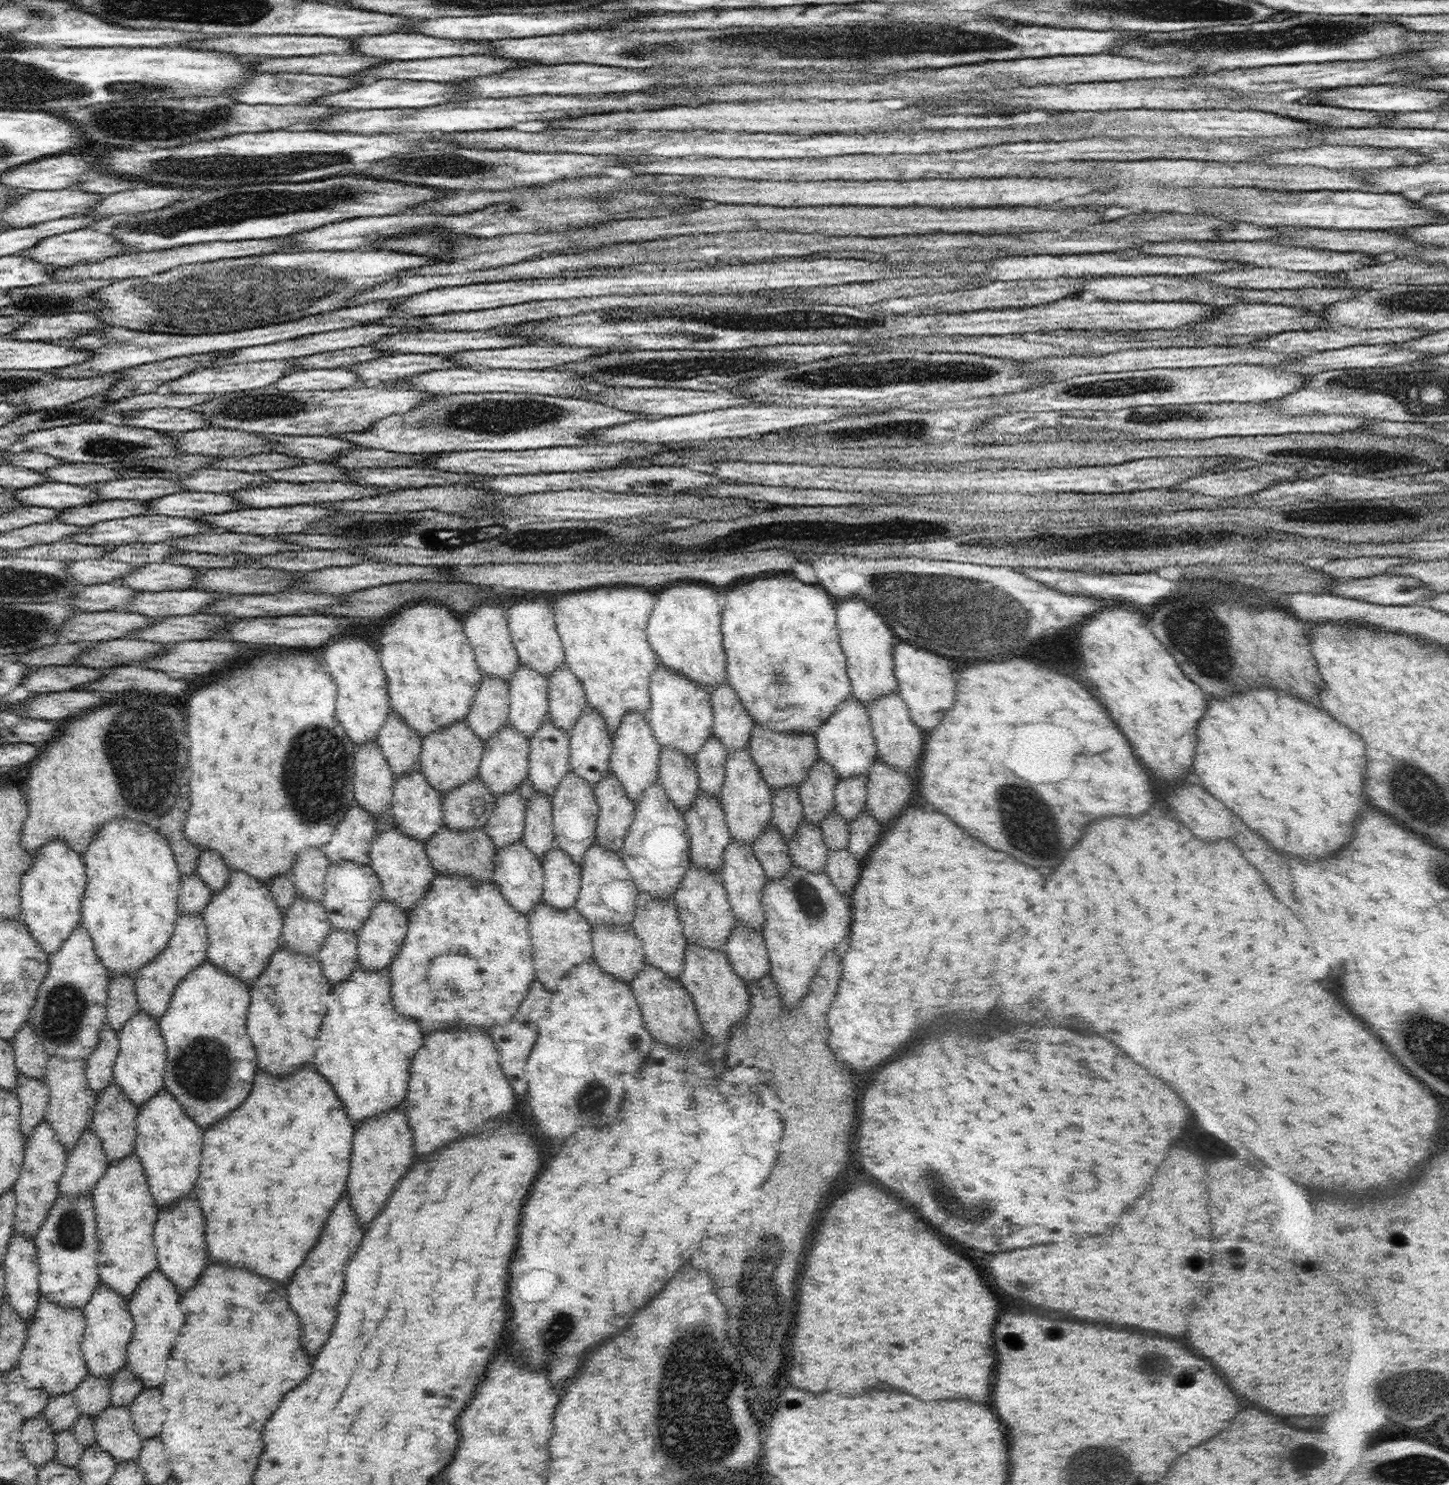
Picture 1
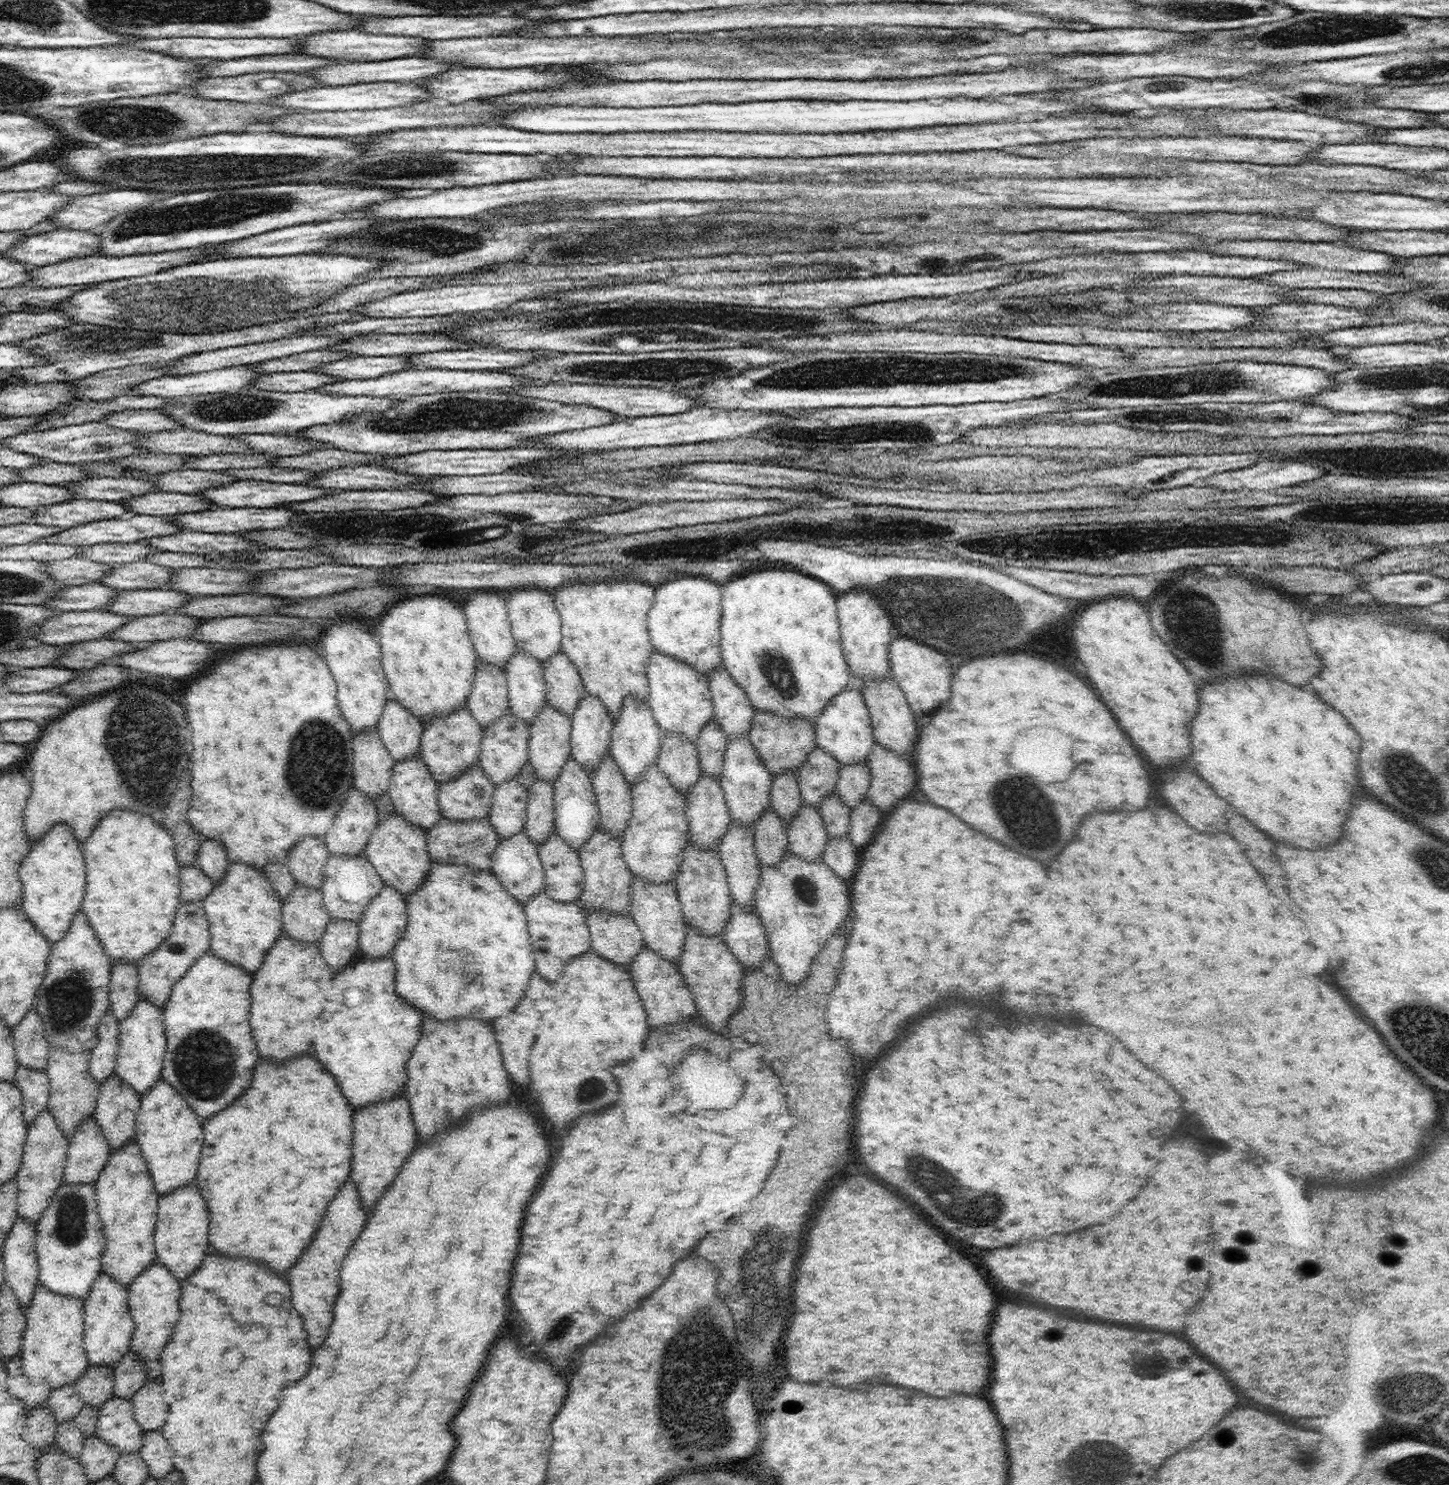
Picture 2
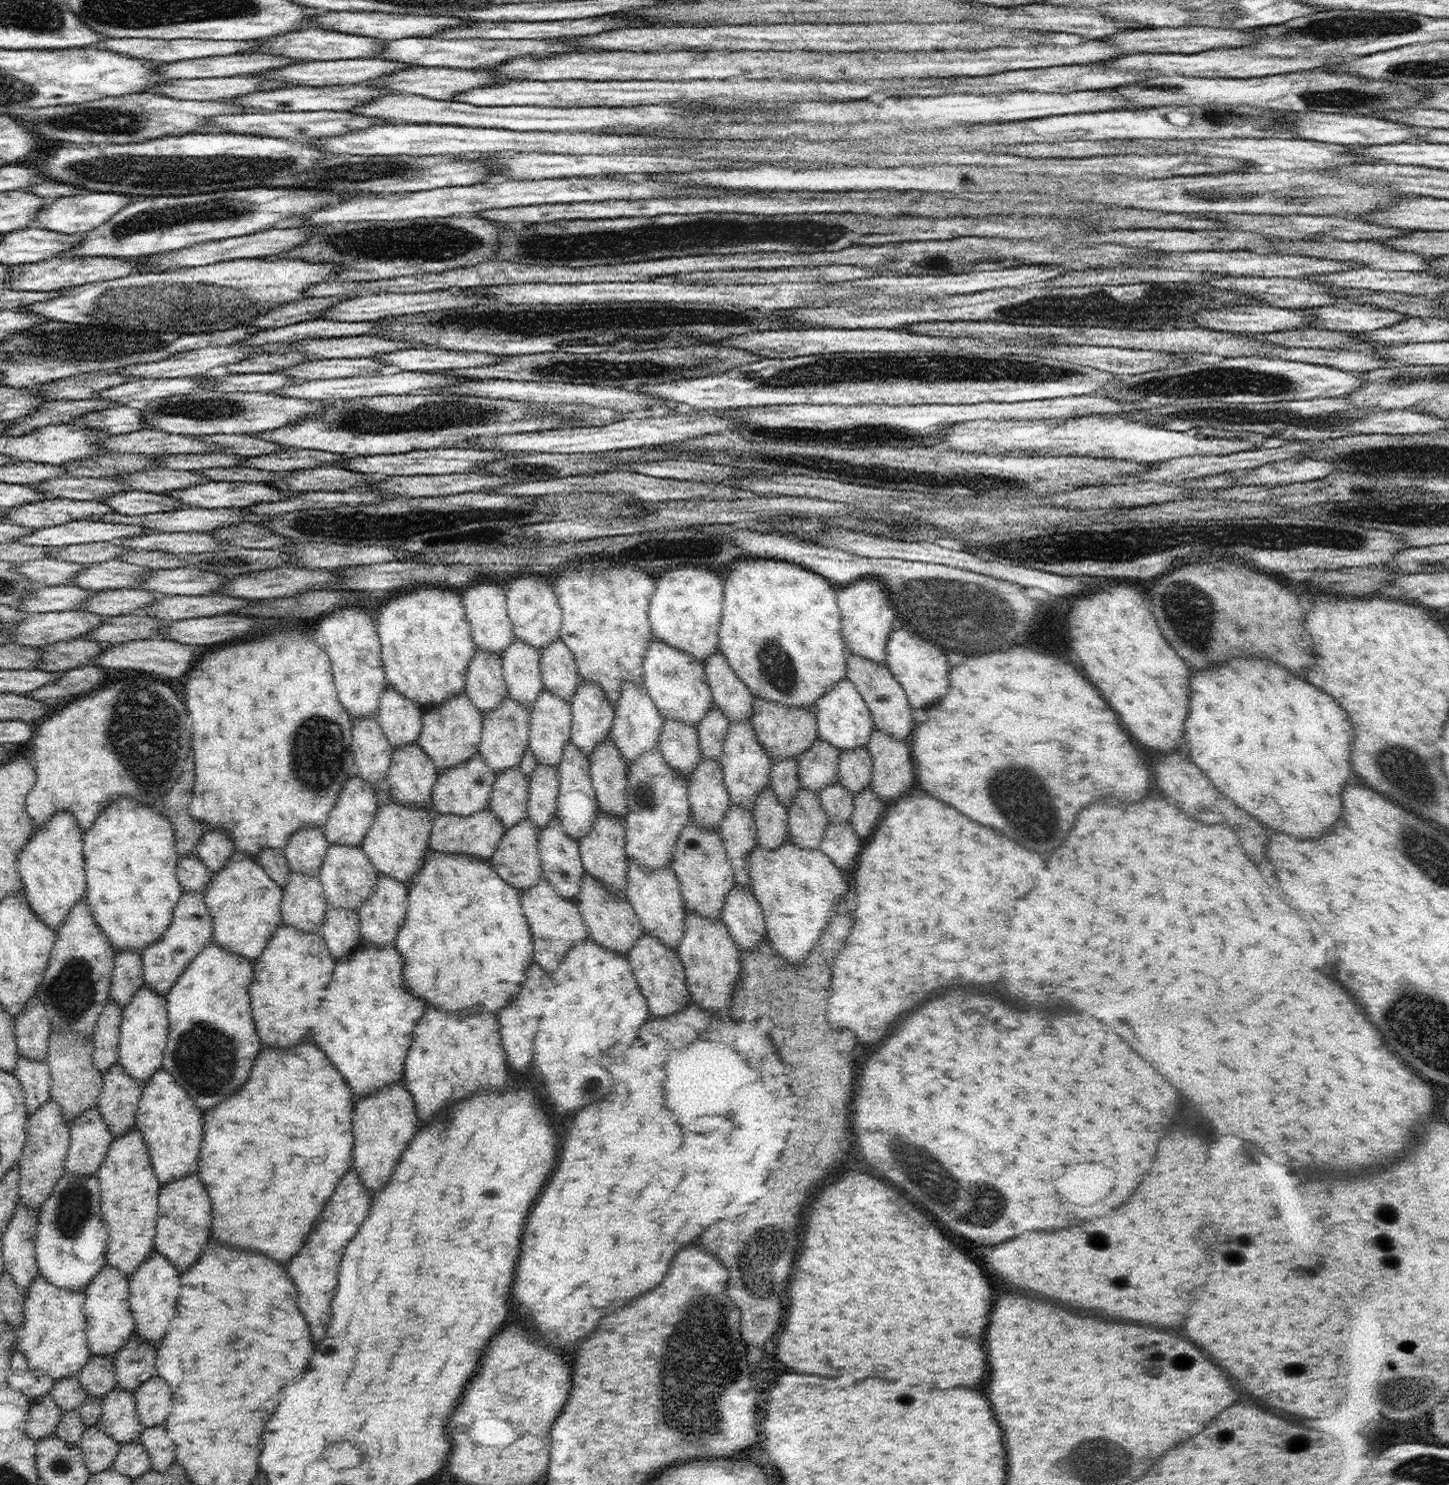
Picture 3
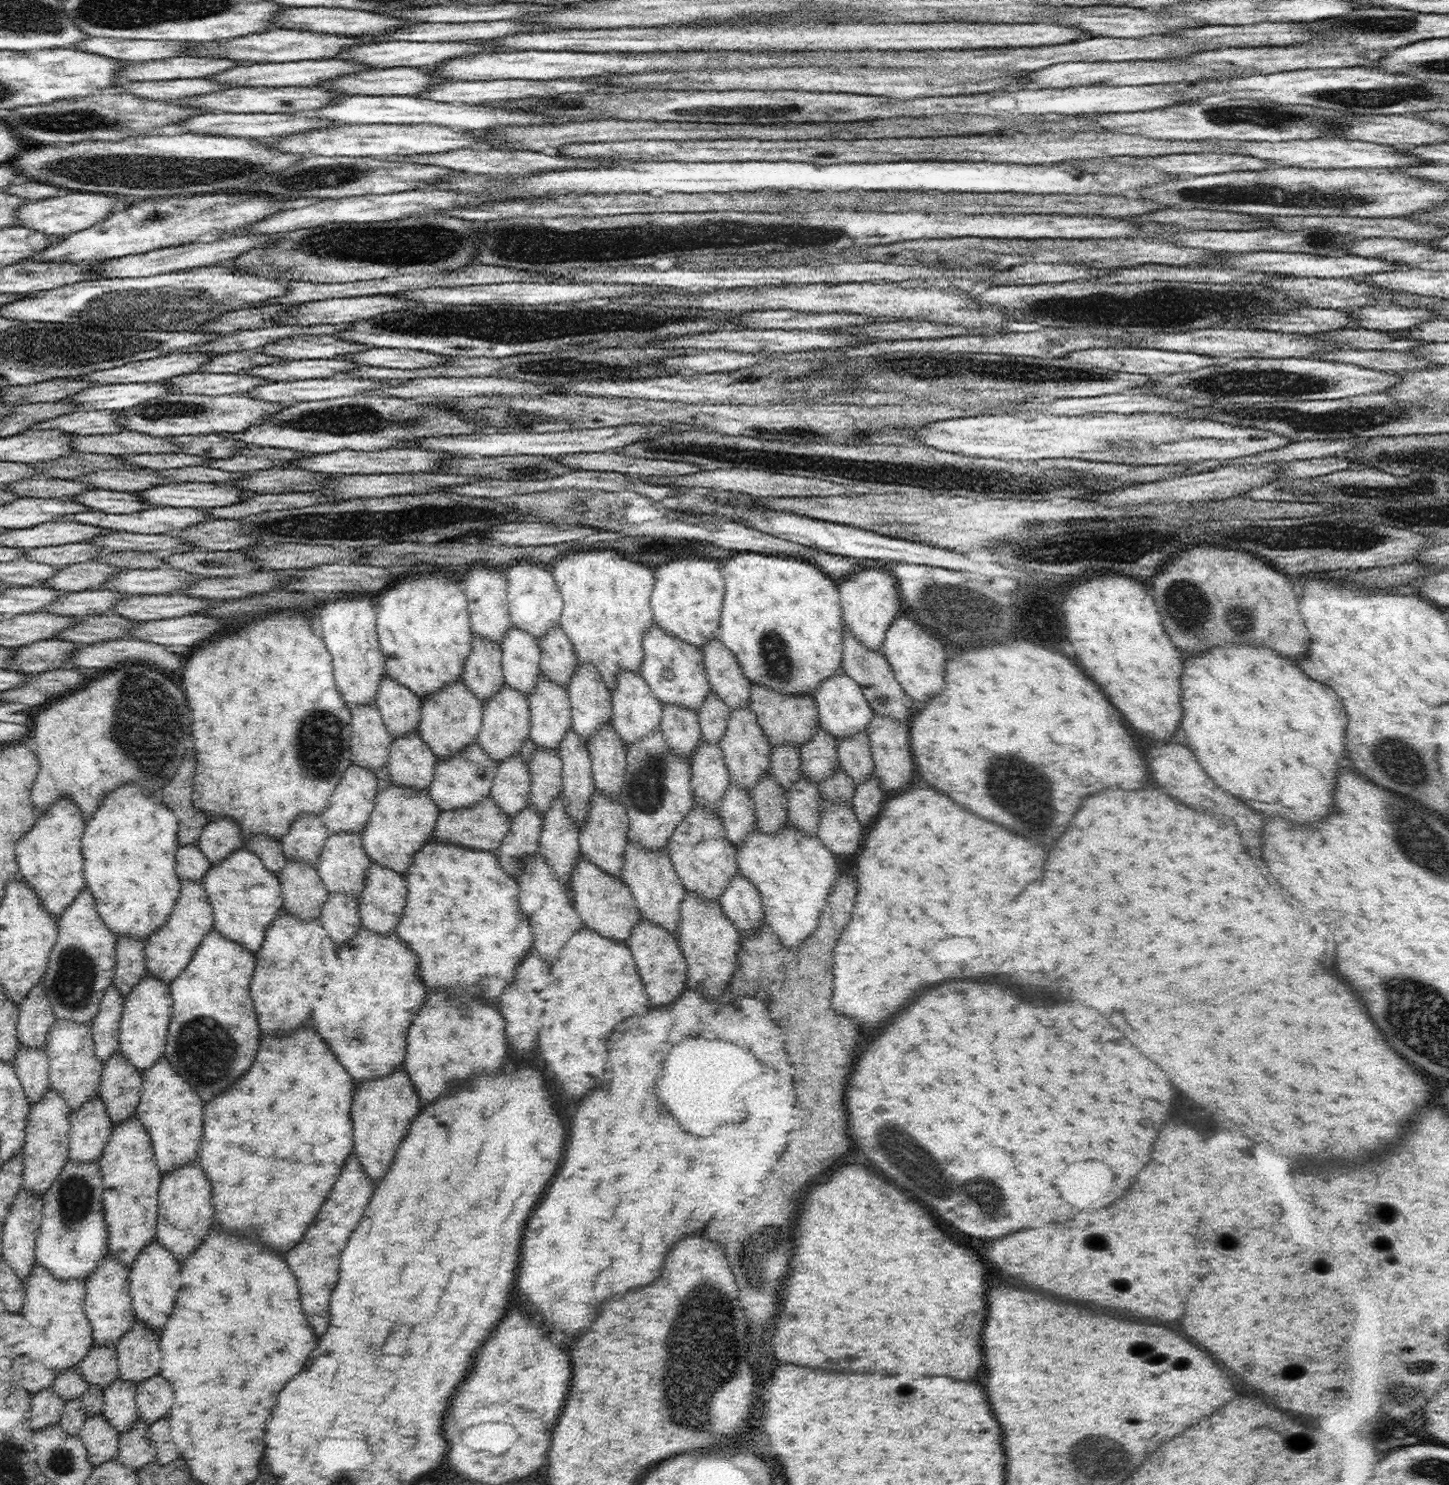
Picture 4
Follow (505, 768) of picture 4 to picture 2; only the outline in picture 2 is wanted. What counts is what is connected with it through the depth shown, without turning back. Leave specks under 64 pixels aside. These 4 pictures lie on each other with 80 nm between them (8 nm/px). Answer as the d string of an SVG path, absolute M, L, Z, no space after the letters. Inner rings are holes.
M516 777L495 786L488 817L500 839L513 837L525 828L529 799L526 789Z

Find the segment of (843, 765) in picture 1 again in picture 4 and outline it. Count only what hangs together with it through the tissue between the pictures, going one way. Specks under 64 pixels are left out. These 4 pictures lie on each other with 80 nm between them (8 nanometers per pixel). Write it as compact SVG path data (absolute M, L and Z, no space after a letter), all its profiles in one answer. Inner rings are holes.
M843 670L836 671L832 676L825 678L813 694L818 709L819 726L826 729L832 737L840 742L844 737L866 731L875 712L863 695L858 683L854 682Z

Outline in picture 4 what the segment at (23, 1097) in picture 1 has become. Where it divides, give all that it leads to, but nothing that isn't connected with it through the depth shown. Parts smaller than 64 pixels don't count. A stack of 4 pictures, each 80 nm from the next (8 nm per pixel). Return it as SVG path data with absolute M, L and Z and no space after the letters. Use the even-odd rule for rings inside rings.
M19 1042L14 1068L31 1106L51 1088L49 1059L45 1047L33 1049Z

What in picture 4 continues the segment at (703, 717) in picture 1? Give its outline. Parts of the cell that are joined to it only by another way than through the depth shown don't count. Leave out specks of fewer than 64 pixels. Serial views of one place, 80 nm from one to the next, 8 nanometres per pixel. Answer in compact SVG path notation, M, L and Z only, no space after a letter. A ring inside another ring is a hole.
M654 622L645 630L644 658L640 673L663 705L680 705L687 709L694 709L697 713L701 709L702 703L711 691L711 686L707 679L703 650L698 649L696 645L680 640L672 633L667 633L667 630Z

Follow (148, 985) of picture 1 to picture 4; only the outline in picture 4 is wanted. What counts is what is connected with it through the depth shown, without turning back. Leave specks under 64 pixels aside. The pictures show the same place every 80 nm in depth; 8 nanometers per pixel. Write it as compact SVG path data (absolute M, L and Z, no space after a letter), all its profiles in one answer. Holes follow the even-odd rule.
M181 880L181 891L168 920L147 938L145 959L148 974L171 982L188 966L202 939L215 928L213 908L208 893L200 881Z

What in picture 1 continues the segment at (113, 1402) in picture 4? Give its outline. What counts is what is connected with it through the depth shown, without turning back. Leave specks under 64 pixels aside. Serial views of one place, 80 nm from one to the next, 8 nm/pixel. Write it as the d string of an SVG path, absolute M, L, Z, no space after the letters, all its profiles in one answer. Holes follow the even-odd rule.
M128 1405L102 1410L95 1424L95 1442L109 1452L118 1463L136 1461L144 1439L137 1433Z

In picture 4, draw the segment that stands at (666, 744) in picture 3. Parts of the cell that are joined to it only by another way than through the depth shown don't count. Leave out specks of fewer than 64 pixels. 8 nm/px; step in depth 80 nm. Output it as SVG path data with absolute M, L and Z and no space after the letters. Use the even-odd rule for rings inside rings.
M663 705L659 727L663 730L667 745L689 761L702 740L699 713L680 705Z

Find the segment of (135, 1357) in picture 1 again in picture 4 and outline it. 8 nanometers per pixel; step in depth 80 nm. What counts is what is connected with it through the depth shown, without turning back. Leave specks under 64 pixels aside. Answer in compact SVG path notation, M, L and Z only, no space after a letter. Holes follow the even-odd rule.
M156 1238L146 1245L130 1266L129 1293L136 1320L144 1321L150 1328L164 1328L180 1288L180 1264Z

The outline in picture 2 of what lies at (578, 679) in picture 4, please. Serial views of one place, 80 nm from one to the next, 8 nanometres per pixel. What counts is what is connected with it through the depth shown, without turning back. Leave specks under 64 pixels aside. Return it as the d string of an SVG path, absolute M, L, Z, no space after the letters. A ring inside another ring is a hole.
M588 693L581 698L571 716L570 756L575 758L590 776L602 757L608 753L613 718L600 698Z

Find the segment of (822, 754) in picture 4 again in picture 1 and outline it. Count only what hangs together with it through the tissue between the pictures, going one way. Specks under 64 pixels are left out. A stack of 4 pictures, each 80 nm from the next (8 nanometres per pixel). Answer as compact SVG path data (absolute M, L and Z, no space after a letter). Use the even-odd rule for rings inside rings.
M816 759L806 780L799 786L804 819L821 826L821 820L835 808L837 774L824 759Z

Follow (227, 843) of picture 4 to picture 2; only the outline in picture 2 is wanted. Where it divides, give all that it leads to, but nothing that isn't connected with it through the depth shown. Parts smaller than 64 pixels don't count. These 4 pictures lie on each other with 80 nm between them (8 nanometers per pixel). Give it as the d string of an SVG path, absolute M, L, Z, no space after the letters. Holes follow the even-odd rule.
M206 840L201 842L196 857L196 866L210 877L214 884L219 883L226 874L229 858L227 850L224 850L220 842Z

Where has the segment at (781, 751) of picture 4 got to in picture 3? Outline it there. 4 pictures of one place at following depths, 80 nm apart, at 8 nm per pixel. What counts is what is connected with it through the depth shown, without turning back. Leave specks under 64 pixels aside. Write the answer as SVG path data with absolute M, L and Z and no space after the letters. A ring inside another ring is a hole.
M794 757L776 759L775 763L771 766L769 786L772 787L772 792L776 794L778 800L786 808L789 808L796 792L800 788L797 772L798 761Z

